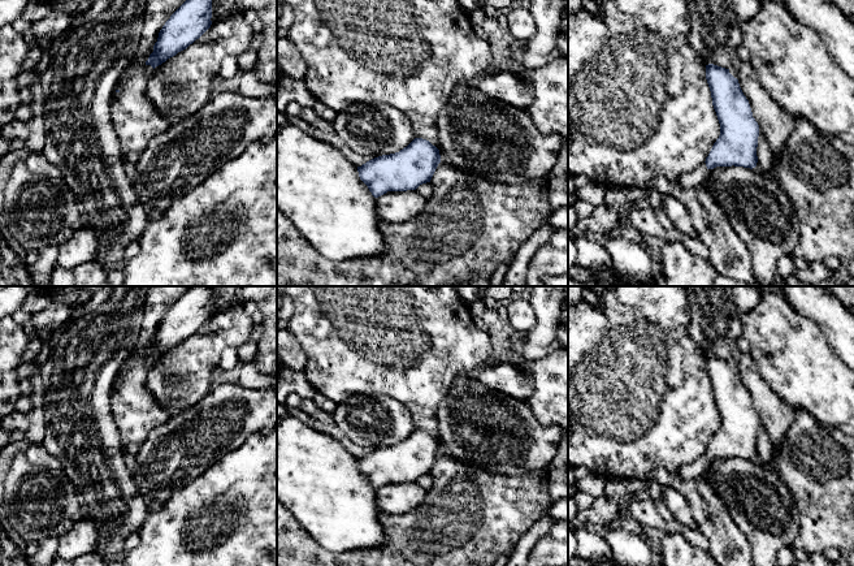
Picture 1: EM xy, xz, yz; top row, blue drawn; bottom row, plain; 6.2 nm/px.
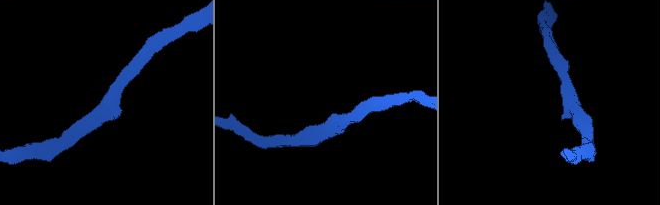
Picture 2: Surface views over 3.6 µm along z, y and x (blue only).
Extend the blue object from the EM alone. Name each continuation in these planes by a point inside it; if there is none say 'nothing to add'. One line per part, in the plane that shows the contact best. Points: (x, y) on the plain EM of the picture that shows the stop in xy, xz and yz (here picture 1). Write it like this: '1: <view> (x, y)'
1: yz (688, 472)

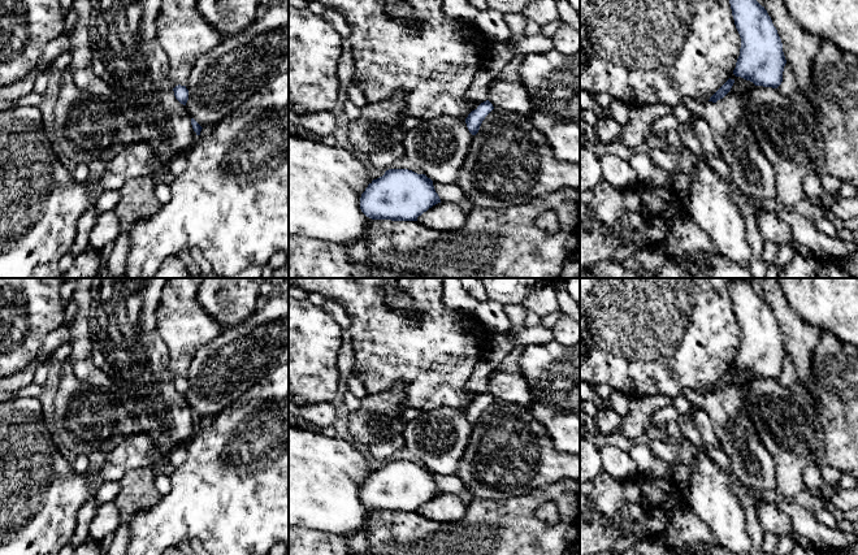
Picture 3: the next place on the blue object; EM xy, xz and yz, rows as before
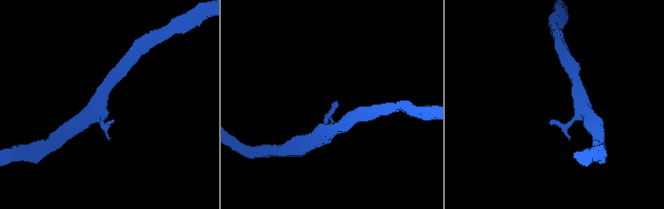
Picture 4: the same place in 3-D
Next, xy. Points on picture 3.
nothing to add

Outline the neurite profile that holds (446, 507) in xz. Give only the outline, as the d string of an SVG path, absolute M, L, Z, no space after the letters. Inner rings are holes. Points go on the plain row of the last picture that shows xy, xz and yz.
M441 493L421 507L417 513L438 523L454 523L464 517L467 503L462 497L451 493Z

